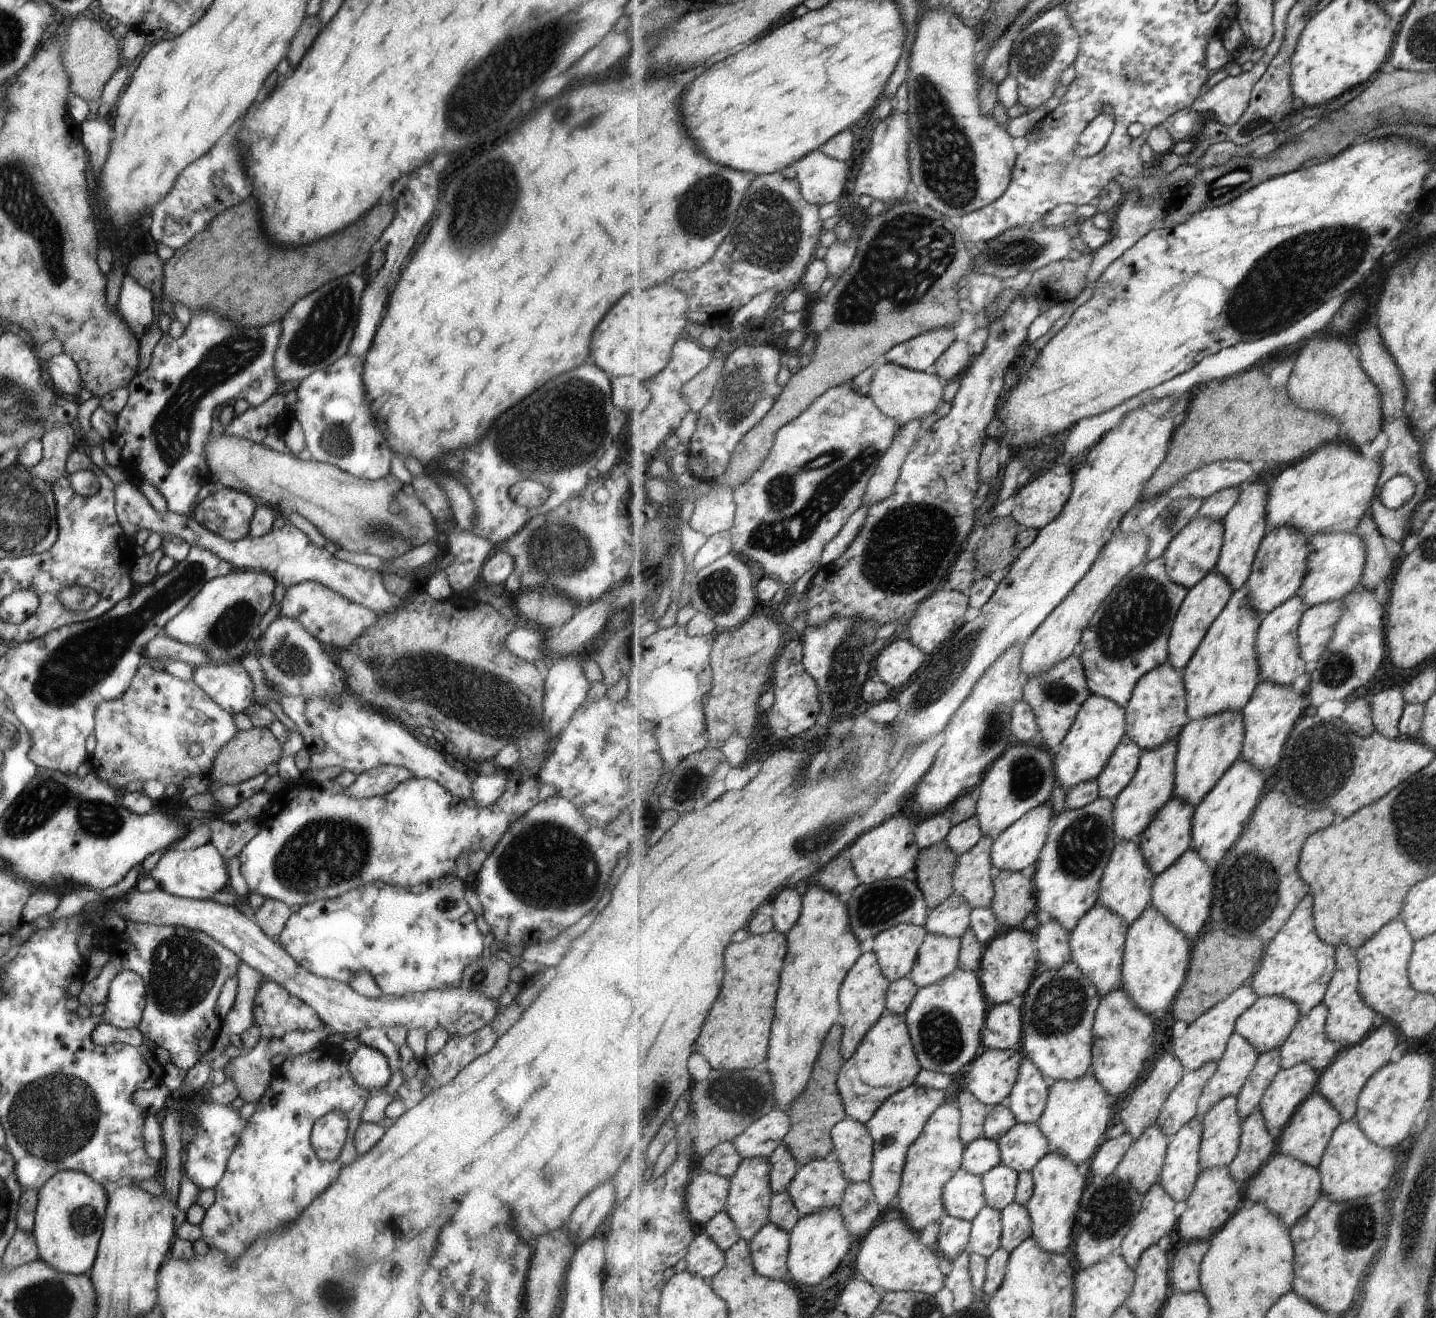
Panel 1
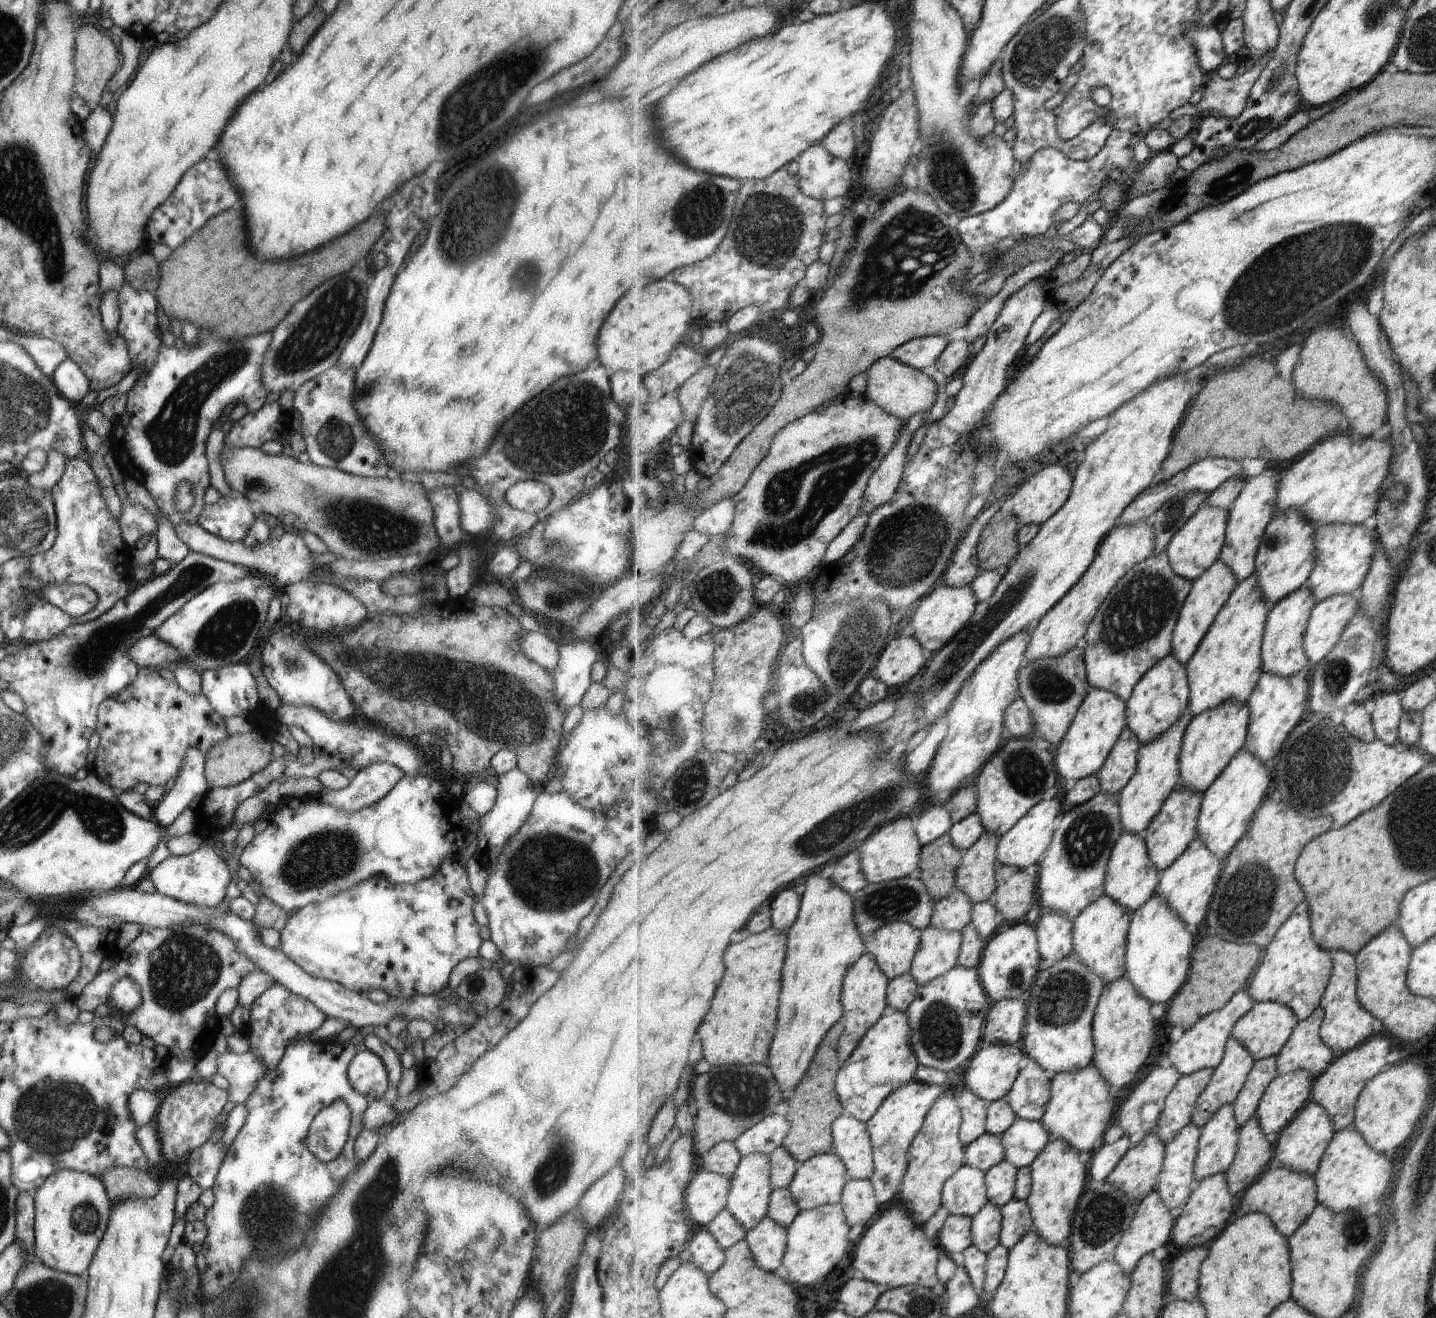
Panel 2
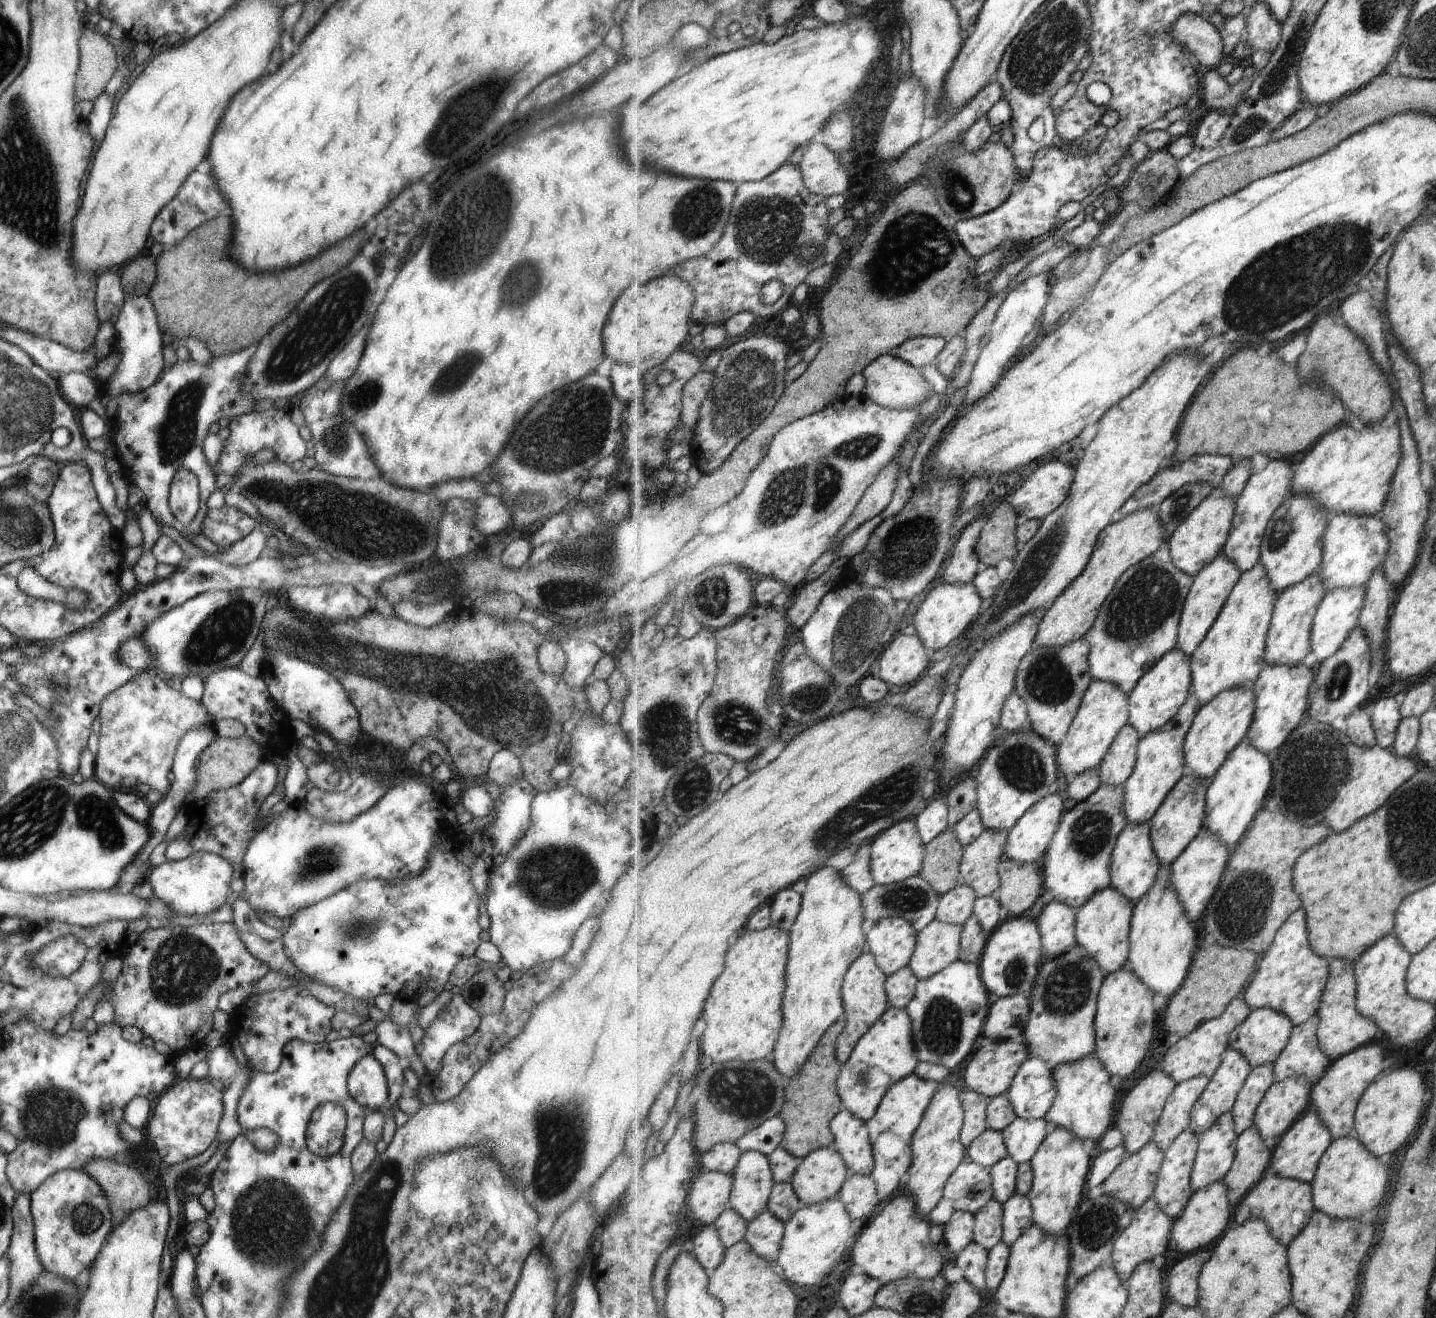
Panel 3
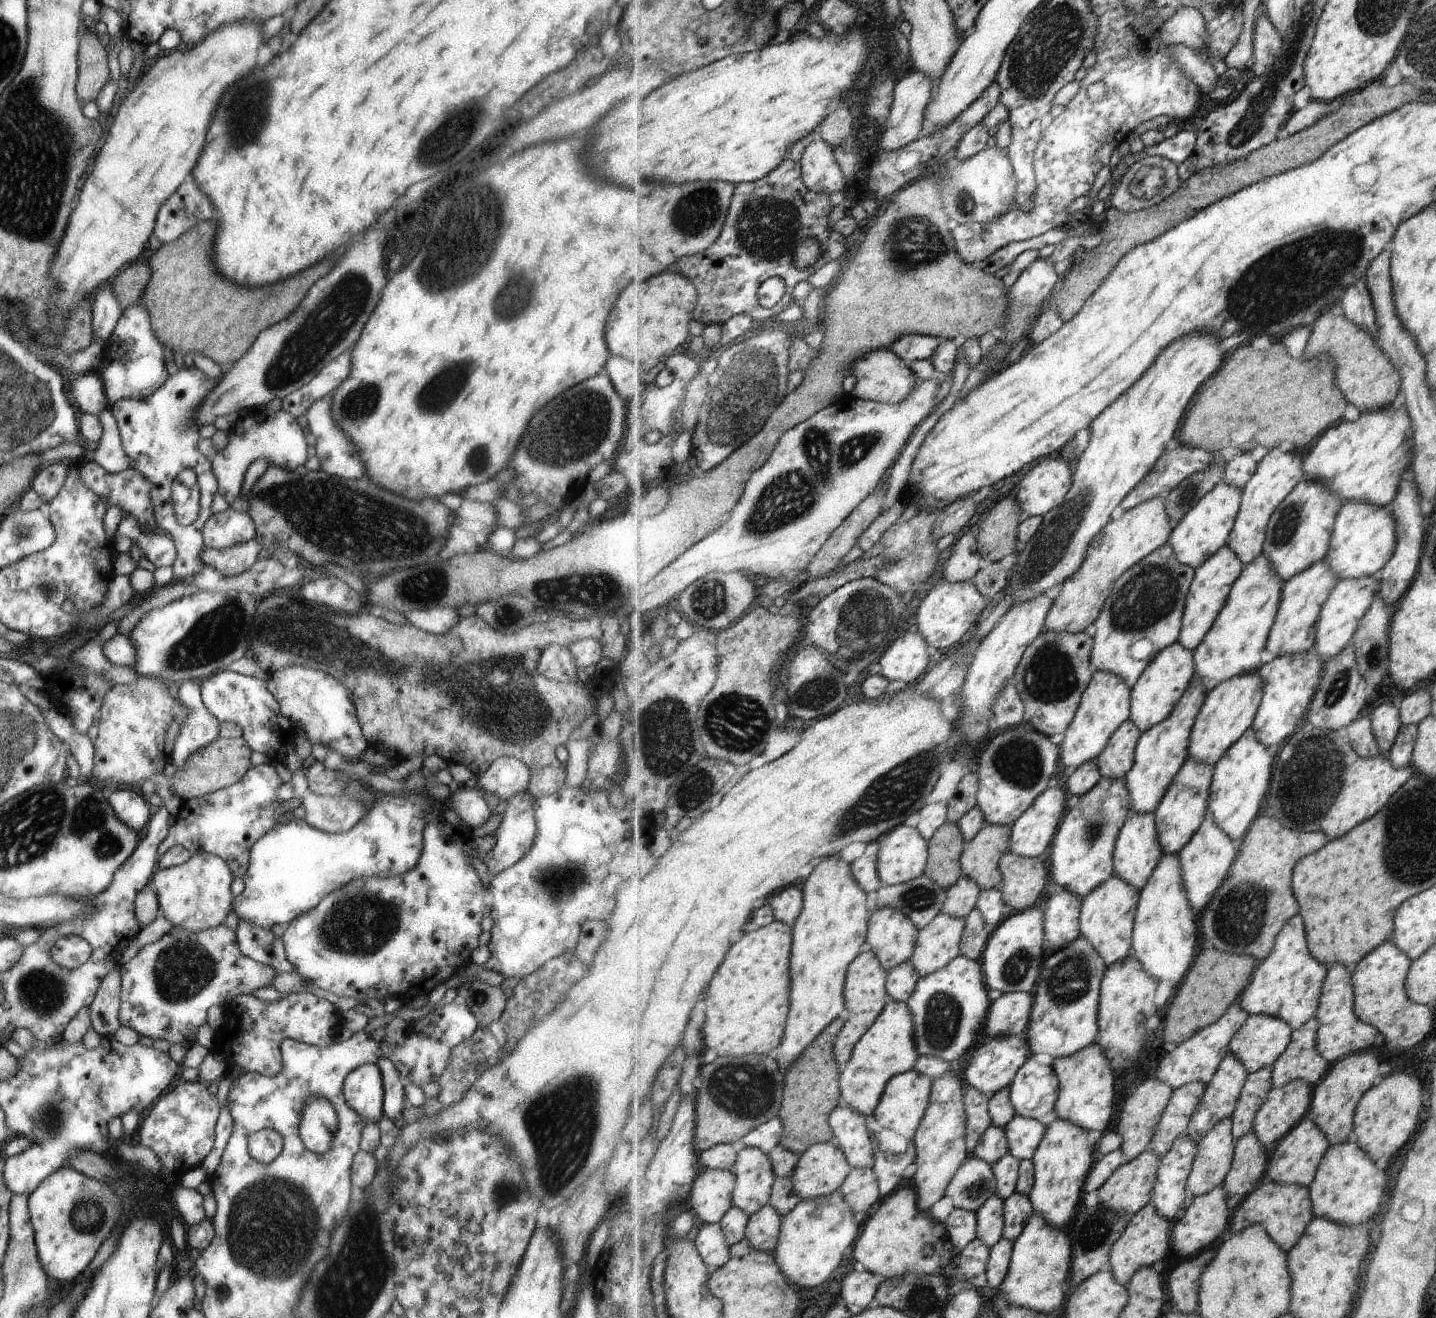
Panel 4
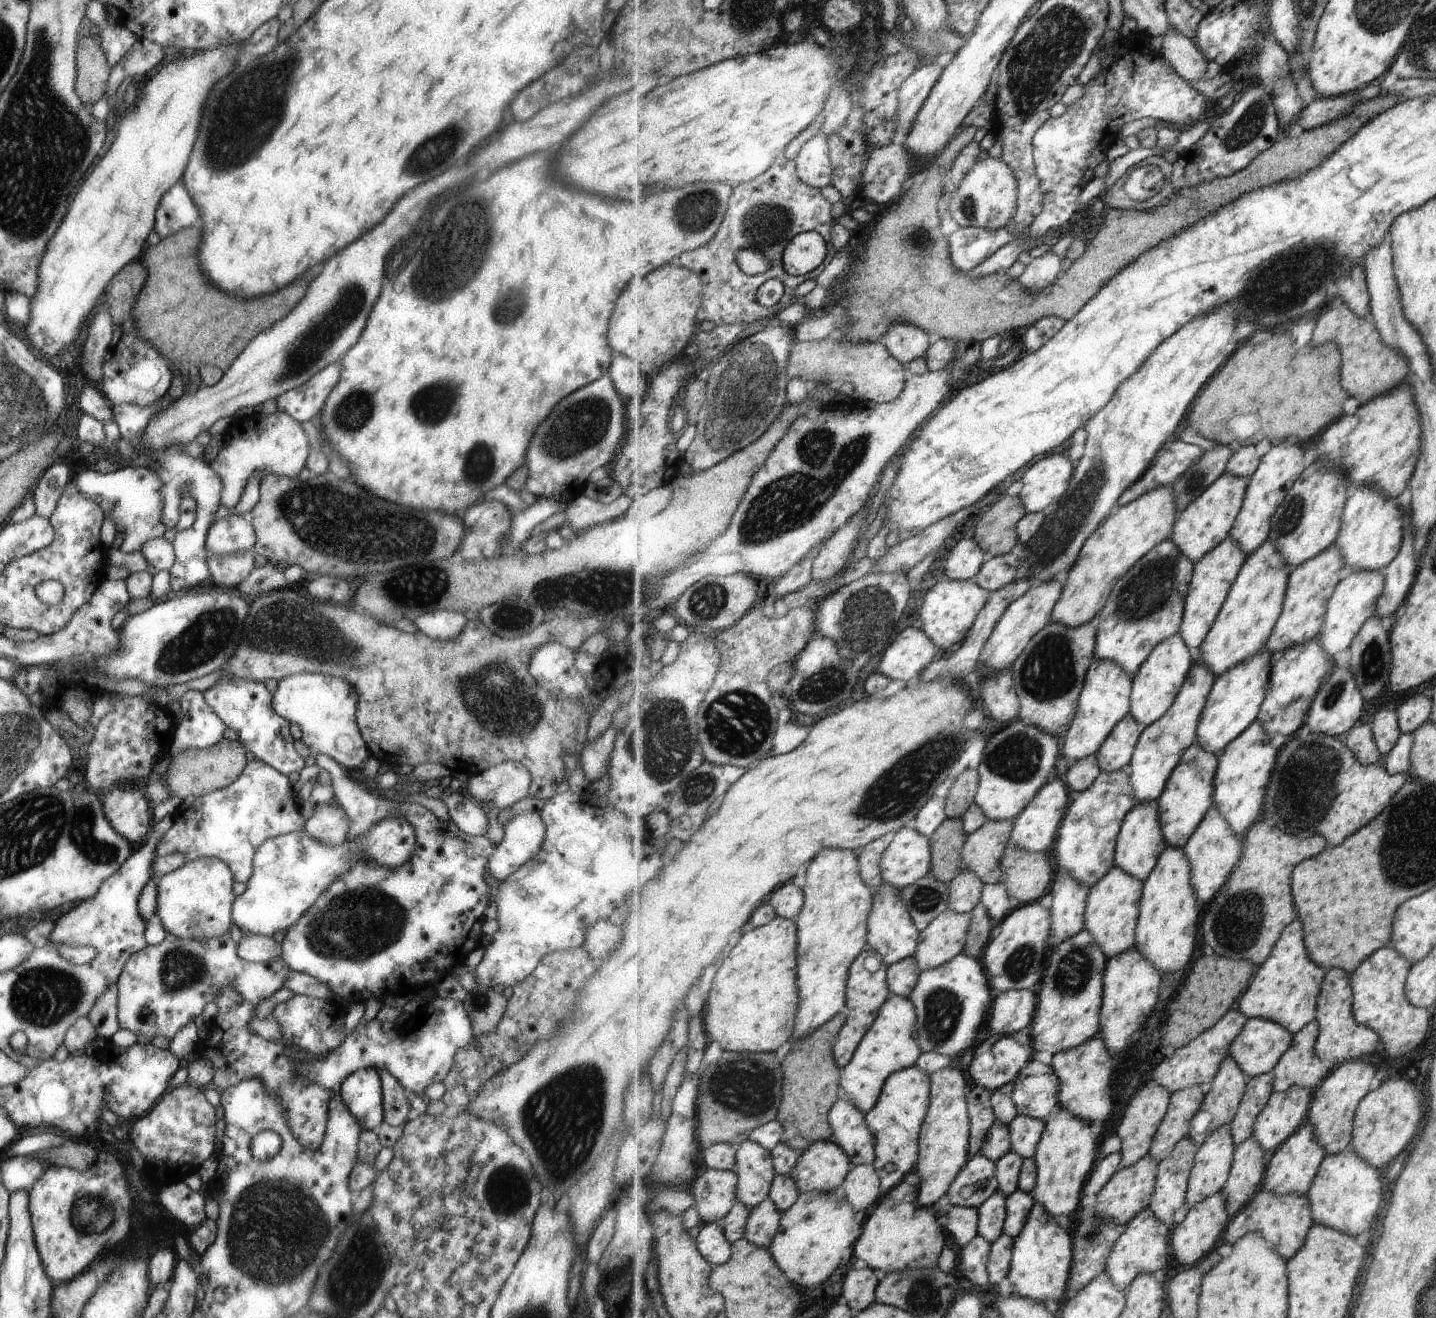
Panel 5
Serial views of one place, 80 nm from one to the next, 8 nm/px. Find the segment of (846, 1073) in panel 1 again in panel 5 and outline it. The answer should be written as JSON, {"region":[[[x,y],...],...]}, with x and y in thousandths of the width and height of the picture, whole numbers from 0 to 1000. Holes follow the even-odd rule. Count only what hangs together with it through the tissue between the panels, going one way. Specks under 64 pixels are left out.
{"region":[[[620,755],[614,763],[606,783],[601,788],[594,804],[587,811],[587,825],[590,833],[602,845],[611,838],[617,819],[626,812],[639,807],[642,800],[639,788],[639,768],[633,757]]]}

